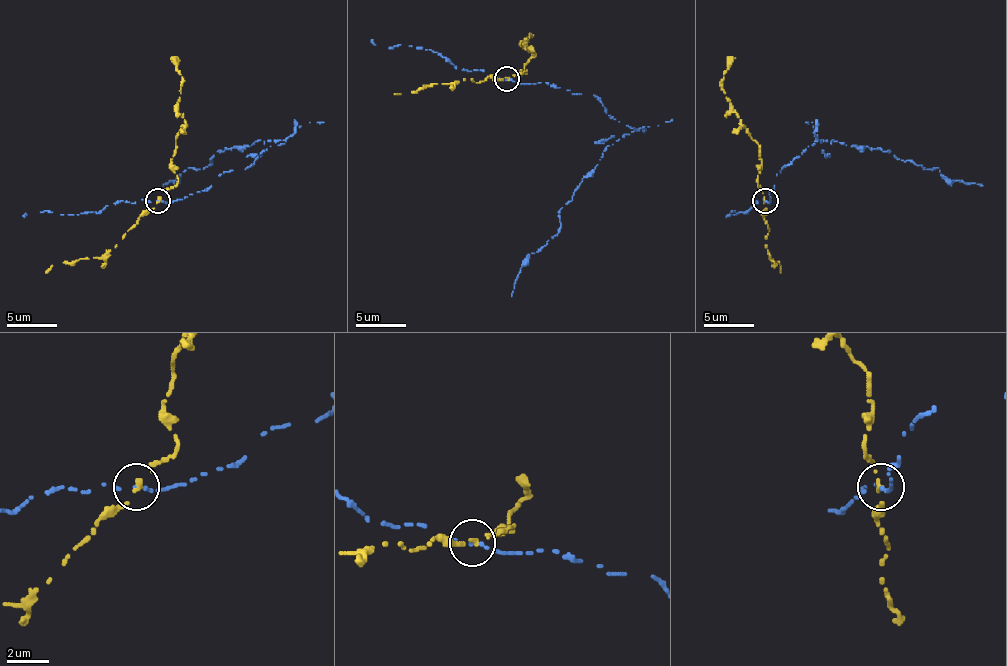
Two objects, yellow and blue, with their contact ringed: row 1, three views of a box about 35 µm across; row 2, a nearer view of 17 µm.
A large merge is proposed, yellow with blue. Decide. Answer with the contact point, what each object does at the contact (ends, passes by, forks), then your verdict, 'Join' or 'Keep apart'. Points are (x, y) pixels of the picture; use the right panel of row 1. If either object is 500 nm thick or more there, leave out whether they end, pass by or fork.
Place: (765, 201). At the ring yellow ends. At the ring blue ends. Keep apart

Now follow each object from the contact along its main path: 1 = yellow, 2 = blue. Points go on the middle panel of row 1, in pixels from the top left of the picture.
1: (506, 78), (526, 70), (521, 75), (534, 55), (526, 48), (531, 35), (521, 45)
2: (506, 78), (594, 96), (609, 116), (635, 129), (582, 179), (561, 207), (559, 232), (528, 255), (511, 295)

